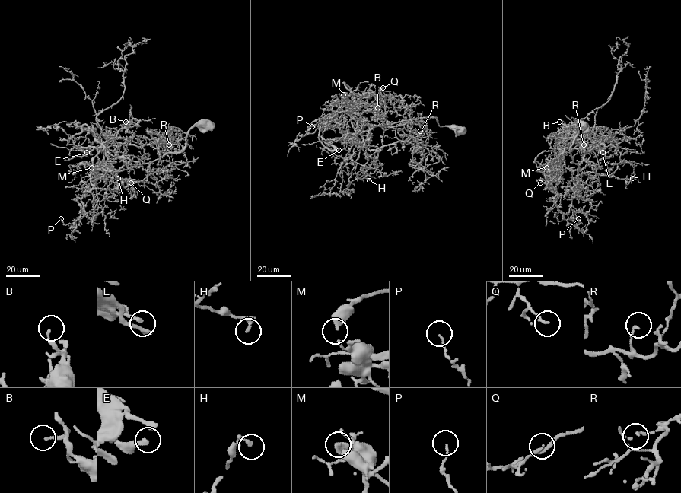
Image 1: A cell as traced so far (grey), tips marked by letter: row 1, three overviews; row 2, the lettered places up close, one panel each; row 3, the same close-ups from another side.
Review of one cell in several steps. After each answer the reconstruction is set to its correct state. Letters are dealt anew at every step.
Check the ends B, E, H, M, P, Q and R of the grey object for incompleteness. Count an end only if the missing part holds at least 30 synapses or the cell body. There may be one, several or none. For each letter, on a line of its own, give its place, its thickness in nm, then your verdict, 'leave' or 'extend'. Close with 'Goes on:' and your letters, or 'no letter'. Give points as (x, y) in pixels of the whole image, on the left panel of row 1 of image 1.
B: at (125, 122); 150 nm thick; leave
E: at (87, 152); 240 nm thick; leave
H: at (118, 178); 200 nm thick; leave
M: at (91, 167); 300 nm thick; leave
P: at (61, 218); 90 nm thick; leave
Q: at (131, 182); 130 nm thick; leave
R: at (169, 144); 120 nm thick; leave
Goes on: no letter

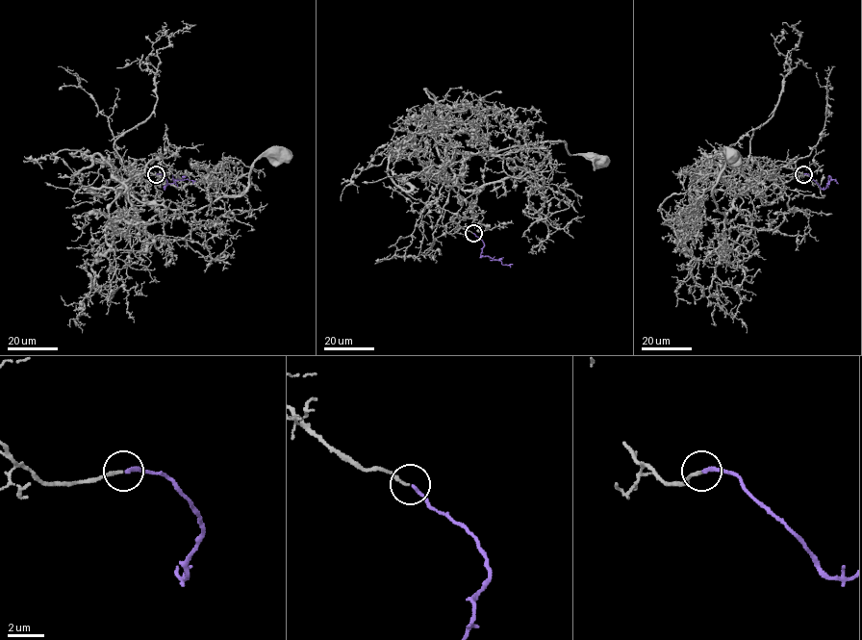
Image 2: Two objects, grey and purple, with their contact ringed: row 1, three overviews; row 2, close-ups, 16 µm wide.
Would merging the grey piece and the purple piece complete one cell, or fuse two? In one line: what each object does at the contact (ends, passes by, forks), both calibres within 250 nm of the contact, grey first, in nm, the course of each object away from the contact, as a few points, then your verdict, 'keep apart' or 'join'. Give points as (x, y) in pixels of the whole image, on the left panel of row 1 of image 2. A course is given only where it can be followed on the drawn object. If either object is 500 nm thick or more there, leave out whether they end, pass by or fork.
grey ends | purple ends | 180/200 nm | grey via (156, 173), (133, 165), (144, 166), (127, 191), (127, 210), (147, 222), (240, 195), (253, 164), (285, 155) | purple via (156, 173), (161, 173), (166, 181), (164, 189), (177, 180), (195, 181) | join

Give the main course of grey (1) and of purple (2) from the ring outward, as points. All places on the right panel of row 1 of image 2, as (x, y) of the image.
1: (803, 173), (782, 165), (751, 178), (740, 195), (740, 210), (727, 222), (712, 189), (730, 155)
2: (803, 173), (822, 189), (831, 180), (835, 181)

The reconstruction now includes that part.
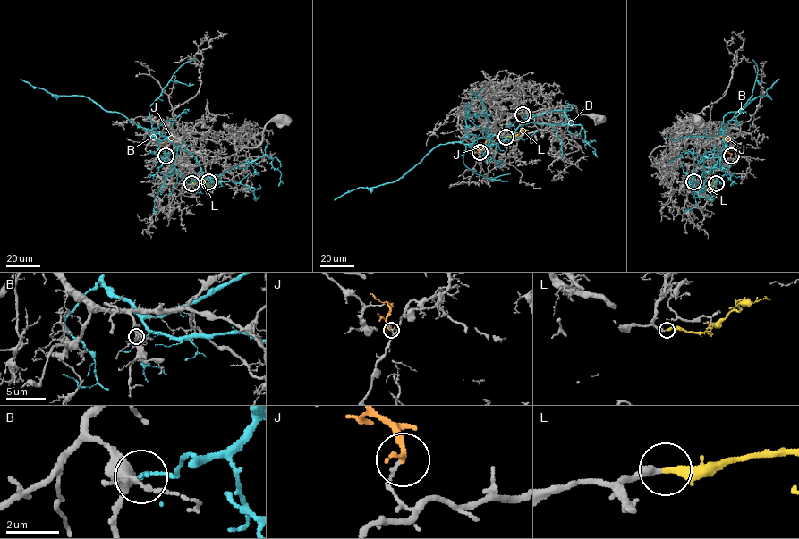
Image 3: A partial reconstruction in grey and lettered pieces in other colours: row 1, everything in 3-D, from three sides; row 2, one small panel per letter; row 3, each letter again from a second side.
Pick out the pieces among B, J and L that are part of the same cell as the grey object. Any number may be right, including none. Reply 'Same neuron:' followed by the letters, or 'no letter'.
Same neuron: L

